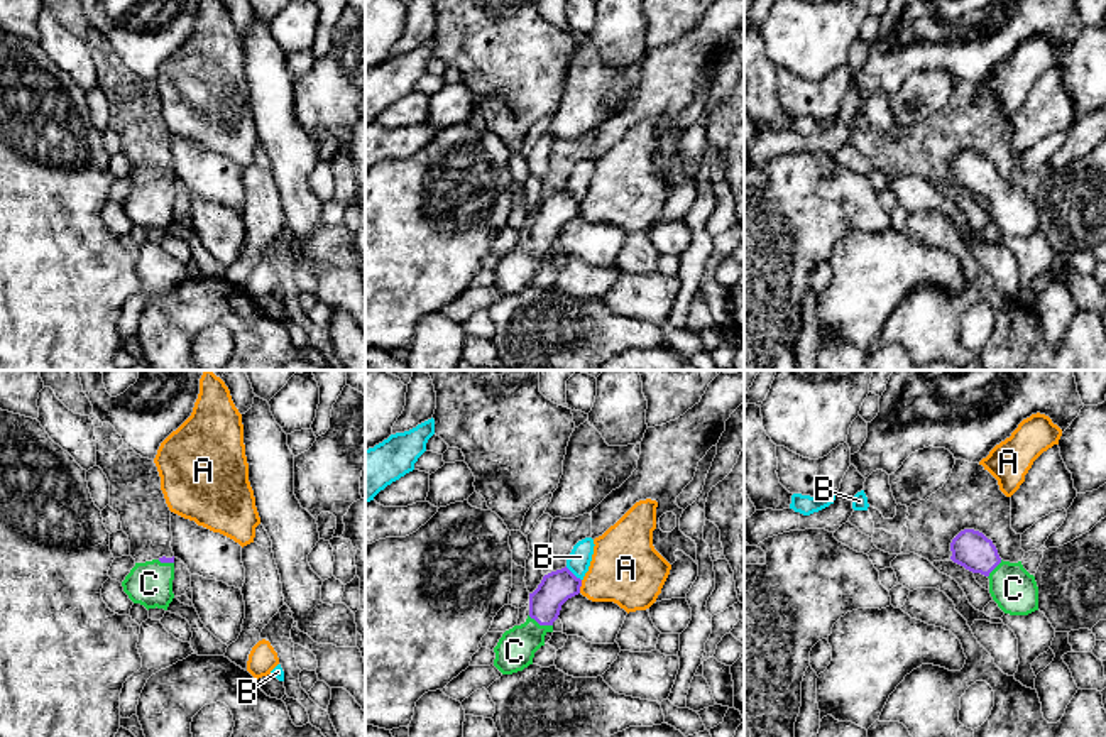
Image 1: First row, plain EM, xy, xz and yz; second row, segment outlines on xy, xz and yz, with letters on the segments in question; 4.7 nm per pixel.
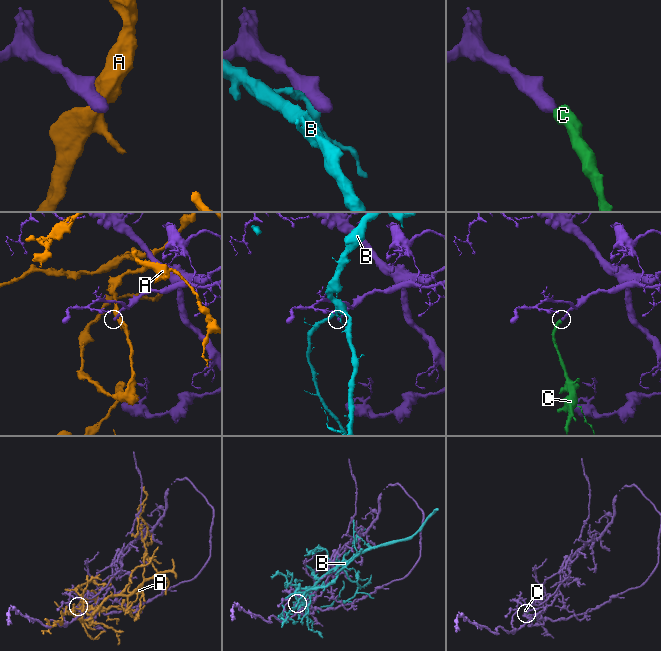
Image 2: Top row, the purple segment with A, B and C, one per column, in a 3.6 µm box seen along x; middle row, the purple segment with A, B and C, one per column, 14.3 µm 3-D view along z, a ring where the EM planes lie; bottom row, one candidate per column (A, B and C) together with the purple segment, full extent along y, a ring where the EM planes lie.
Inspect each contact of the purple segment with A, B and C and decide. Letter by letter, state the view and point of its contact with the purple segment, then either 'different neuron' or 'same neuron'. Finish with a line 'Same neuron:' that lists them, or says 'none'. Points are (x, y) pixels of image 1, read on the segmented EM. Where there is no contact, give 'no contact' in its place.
A: contact xz (580, 585); different neuron
B: contact xz (572, 573); different neuron
C: contact xz (540, 624); same neuron
Same neuron: C

